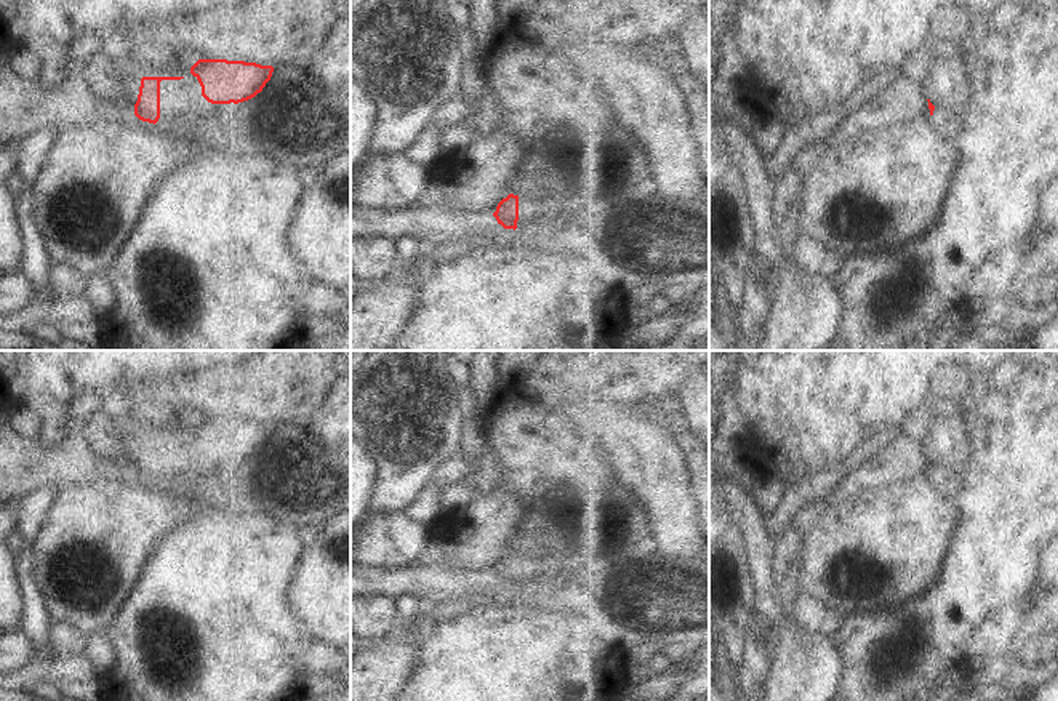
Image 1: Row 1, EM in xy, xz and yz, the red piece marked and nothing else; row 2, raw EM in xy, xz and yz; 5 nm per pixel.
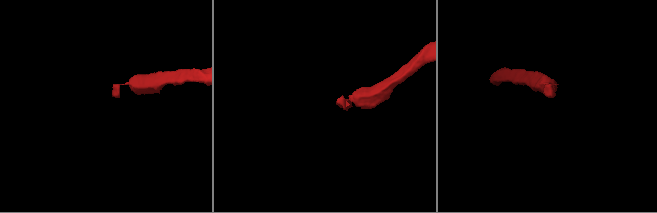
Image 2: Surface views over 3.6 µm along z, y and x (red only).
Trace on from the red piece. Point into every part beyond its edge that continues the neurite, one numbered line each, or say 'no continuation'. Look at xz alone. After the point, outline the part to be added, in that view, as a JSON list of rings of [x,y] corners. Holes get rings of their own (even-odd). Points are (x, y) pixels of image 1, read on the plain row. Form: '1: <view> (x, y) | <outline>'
1: xz (503, 592) | [[[498,583],[496,600],[511,600],[512,592],[514,592],[514,587],[504,587],[501,583]]]

